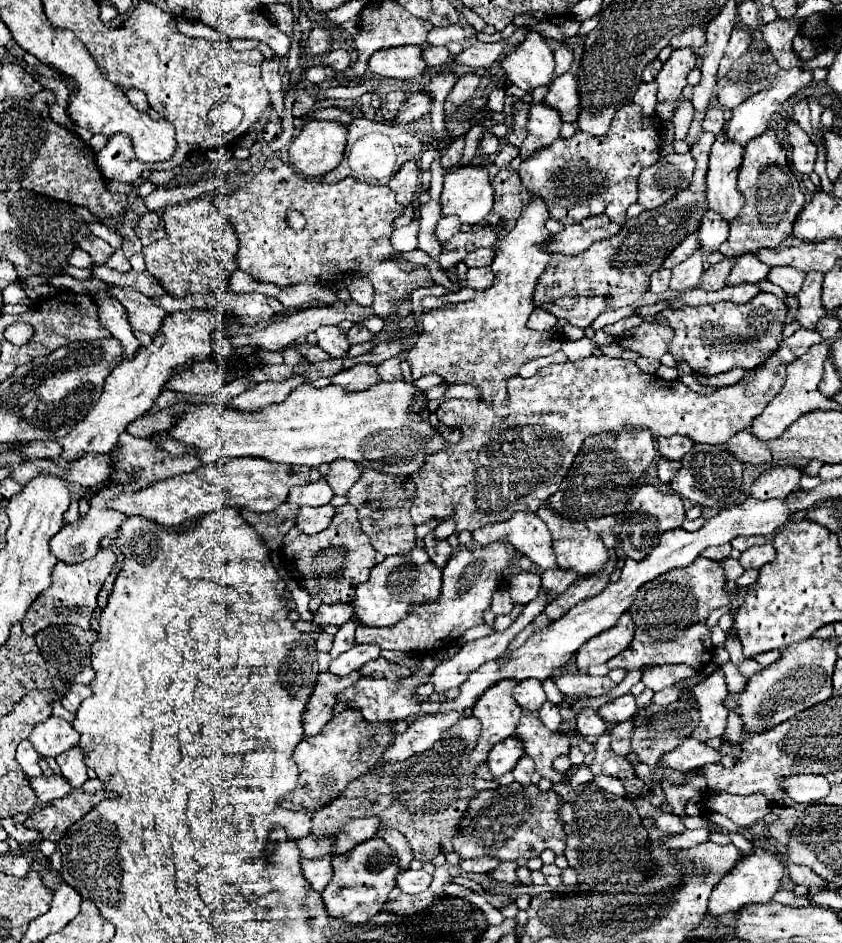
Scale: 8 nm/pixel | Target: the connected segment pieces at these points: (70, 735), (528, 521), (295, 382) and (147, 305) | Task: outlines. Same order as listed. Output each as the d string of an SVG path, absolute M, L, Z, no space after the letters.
M52 716L46 722L40 722L40 726L34 726L28 740L42 758L48 758L76 746L76 742L80 742L80 734L64 718Z
M518 512L506 522L484 526L472 532L474 540L482 546L506 538L518 552L528 556L540 570L556 570L556 554L548 526L528 512Z
M290 376L288 380L274 384L274 382L260 382L254 388L238 394L230 406L238 412L260 412L266 410L272 404L280 404L284 402L284 398L288 398L288 394L300 386L304 382L304 376Z
M114 286L110 290L110 296L120 300L130 316L130 324L134 330L146 332L152 338L156 338L162 330L162 324L166 320L166 312L162 308L158 308L156 304L152 304L152 300L148 296L144 296L142 292L134 290L134 288L118 288Z

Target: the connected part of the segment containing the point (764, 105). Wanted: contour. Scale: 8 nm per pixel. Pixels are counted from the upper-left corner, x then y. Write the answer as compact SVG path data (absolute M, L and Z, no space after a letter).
M792 68L792 70L780 70L778 76L774 78L774 82L770 86L766 86L764 90L760 90L758 94L754 94L752 98L744 100L740 106L736 106L732 110L734 118L730 122L726 122L724 126L724 138L728 138L728 142L734 142L734 144L740 144L740 146L746 146L748 140L764 134L766 126L768 126L768 120L774 112L780 112L782 110L782 104L794 96L798 90L806 88L808 84L812 82L812 74L810 70L804 70L804 68Z

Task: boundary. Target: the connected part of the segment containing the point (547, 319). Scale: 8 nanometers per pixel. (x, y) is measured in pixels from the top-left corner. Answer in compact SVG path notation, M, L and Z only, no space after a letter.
M536 308L528 318L528 328L534 328L534 330L550 330L554 324L556 324L556 318L550 312L540 308Z

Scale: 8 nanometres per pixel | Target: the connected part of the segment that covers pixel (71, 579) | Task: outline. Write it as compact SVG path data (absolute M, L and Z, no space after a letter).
M100 548L100 552L92 560L86 560L86 562L78 562L78 564L58 562L52 570L50 588L46 588L36 598L36 602L32 602L32 606L28 608L28 612L22 620L22 630L28 636L34 636L36 632L40 632L48 626L54 626L54 624L70 624L70 626L88 630L94 610L98 608L98 594L100 594L108 574L114 570L116 562L118 562L118 558L112 548Z

